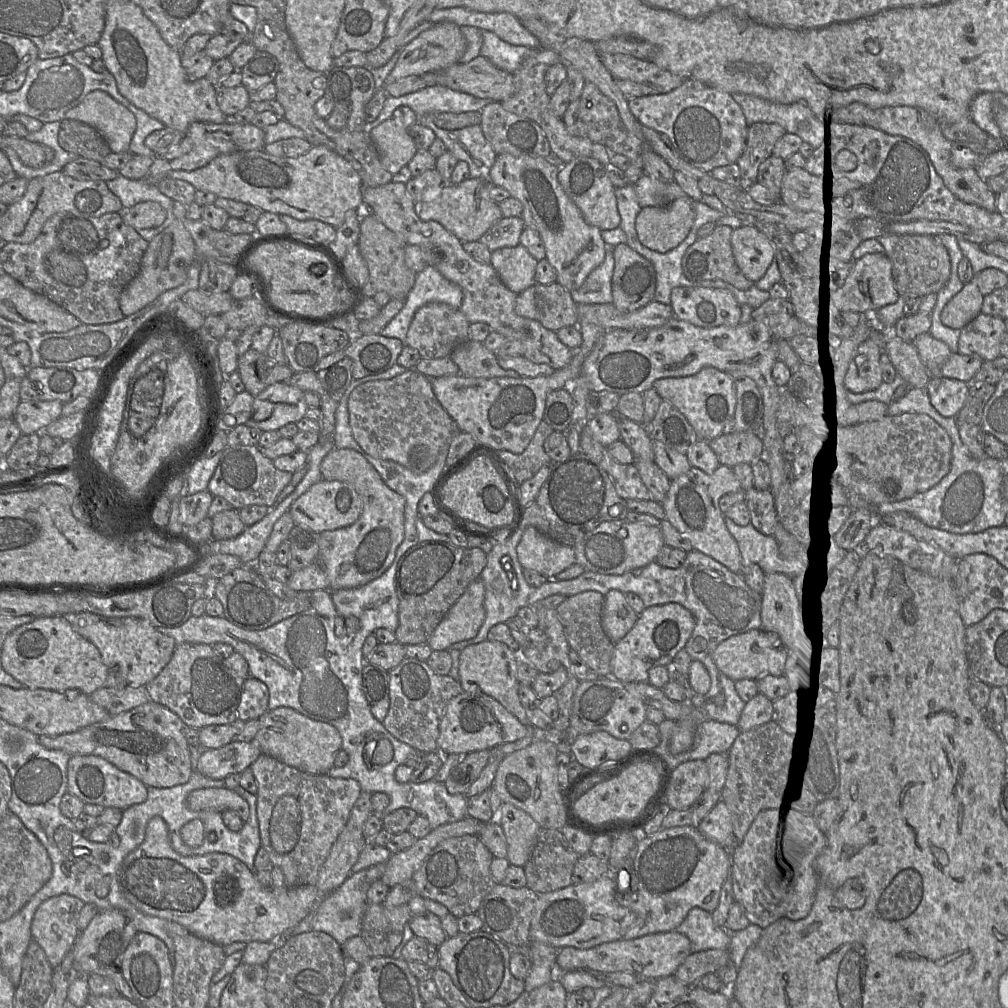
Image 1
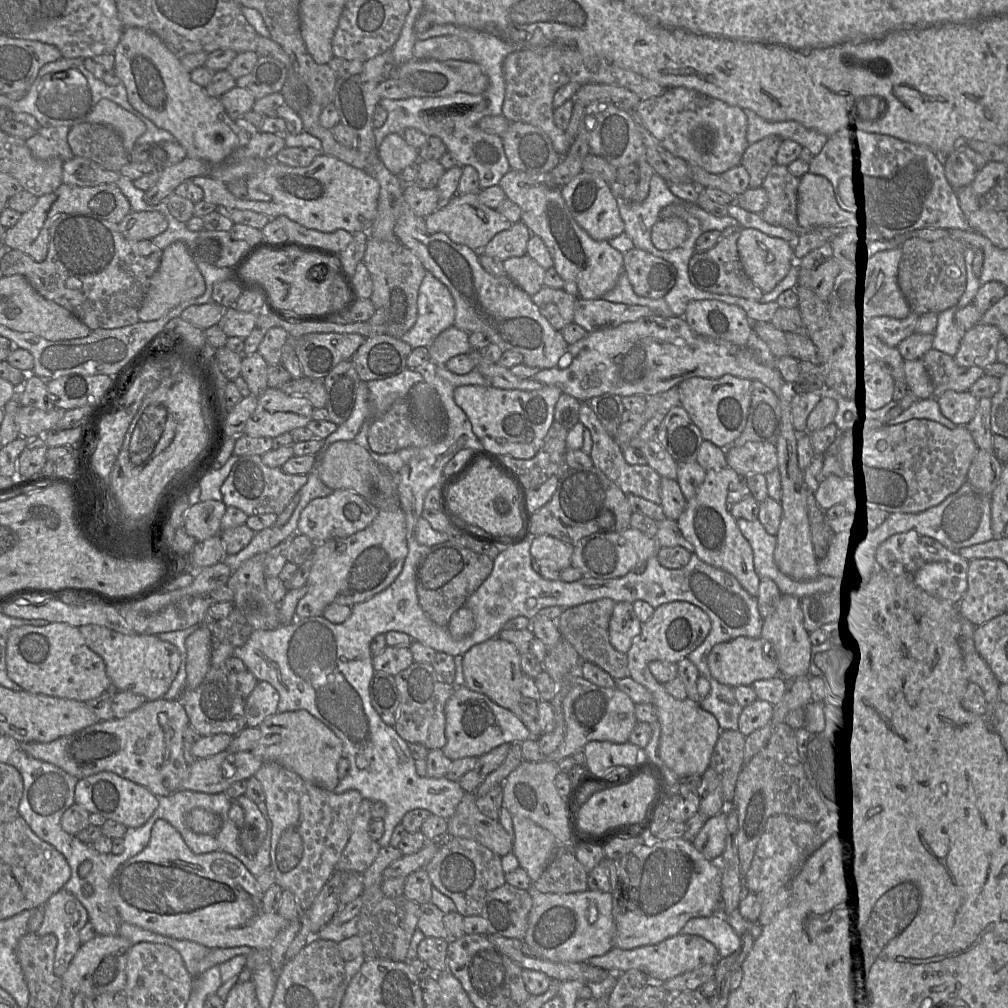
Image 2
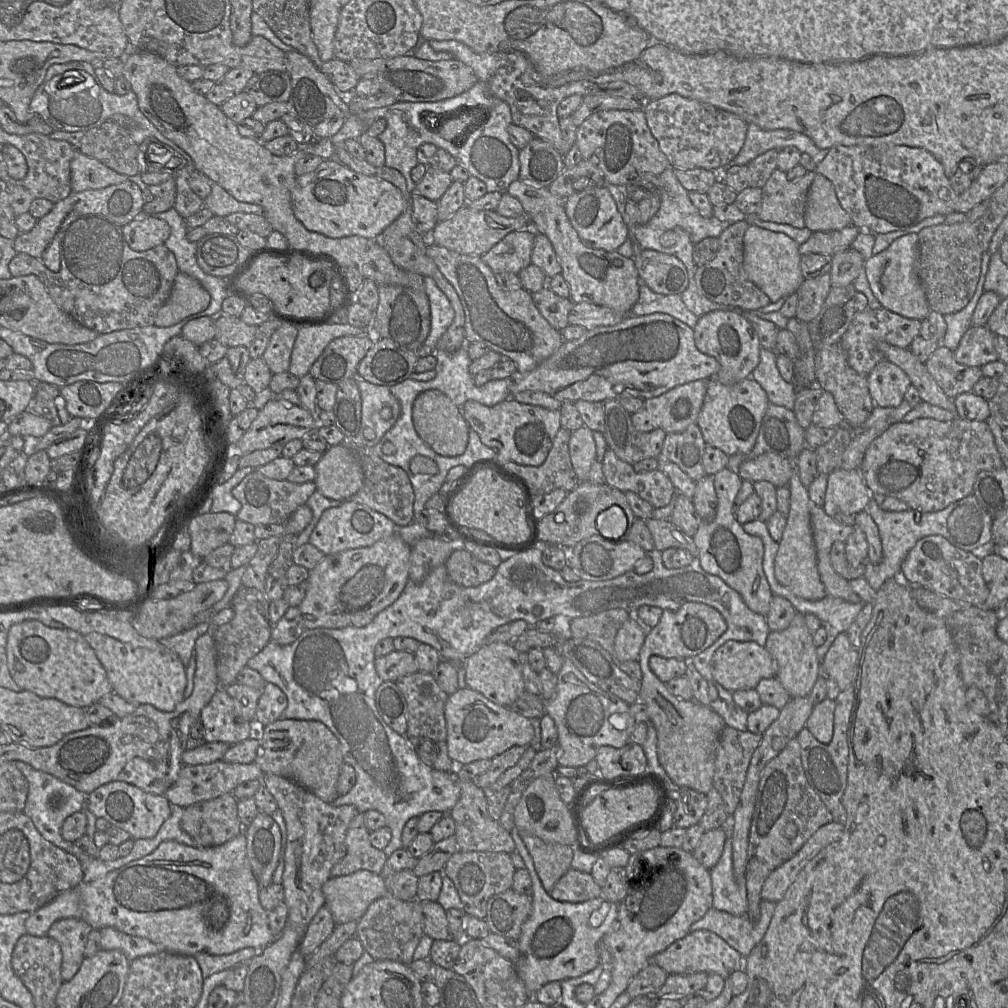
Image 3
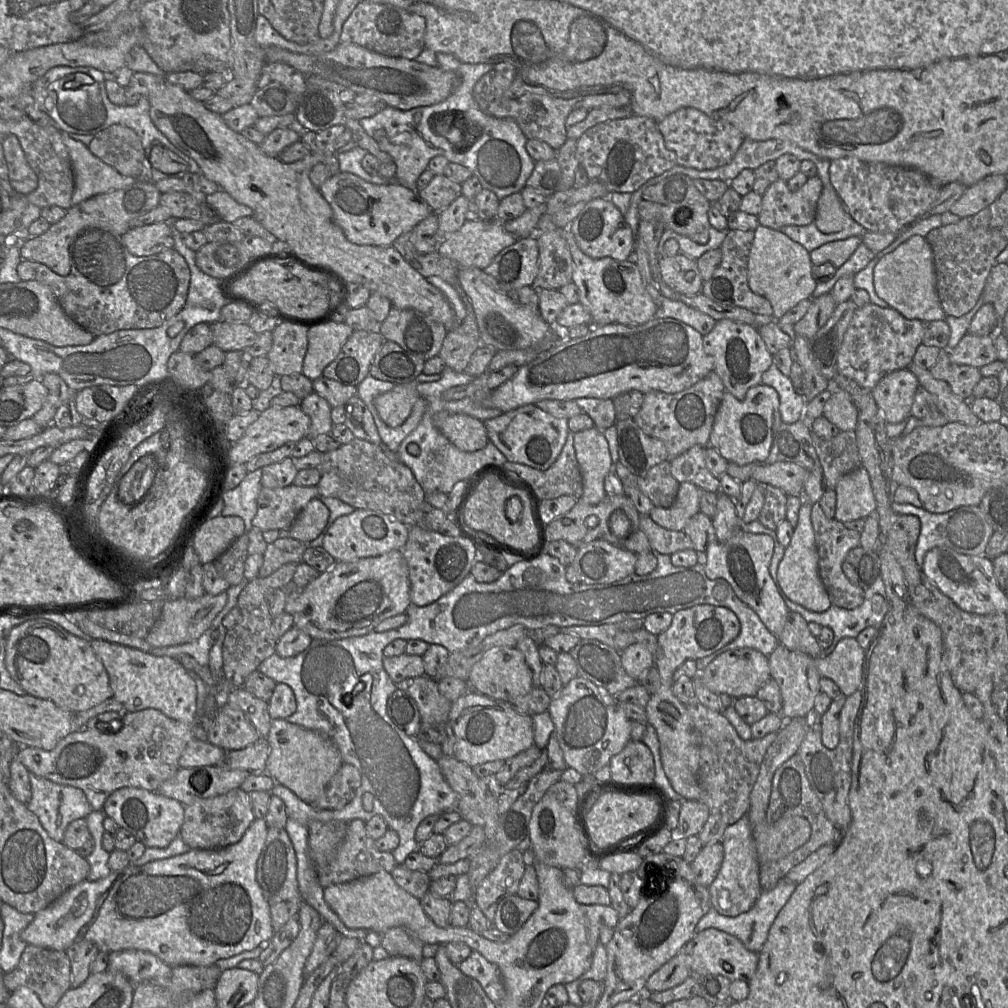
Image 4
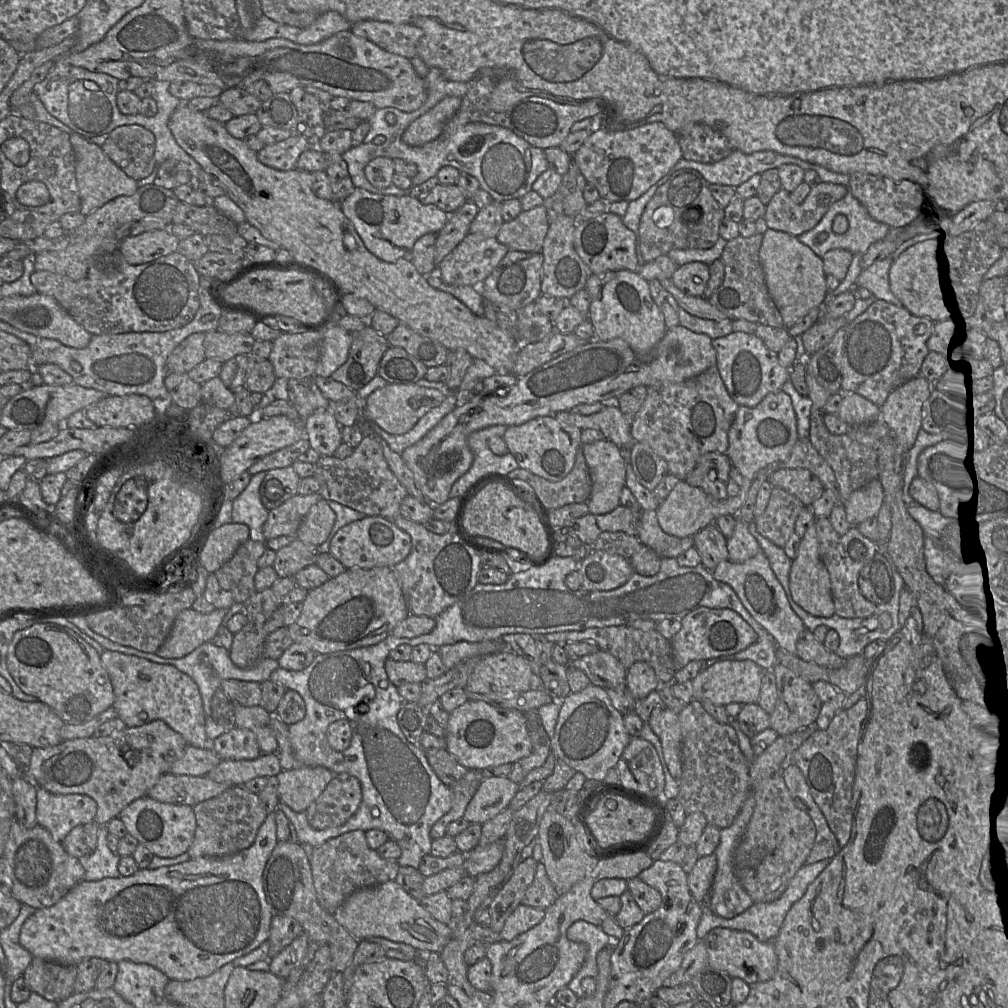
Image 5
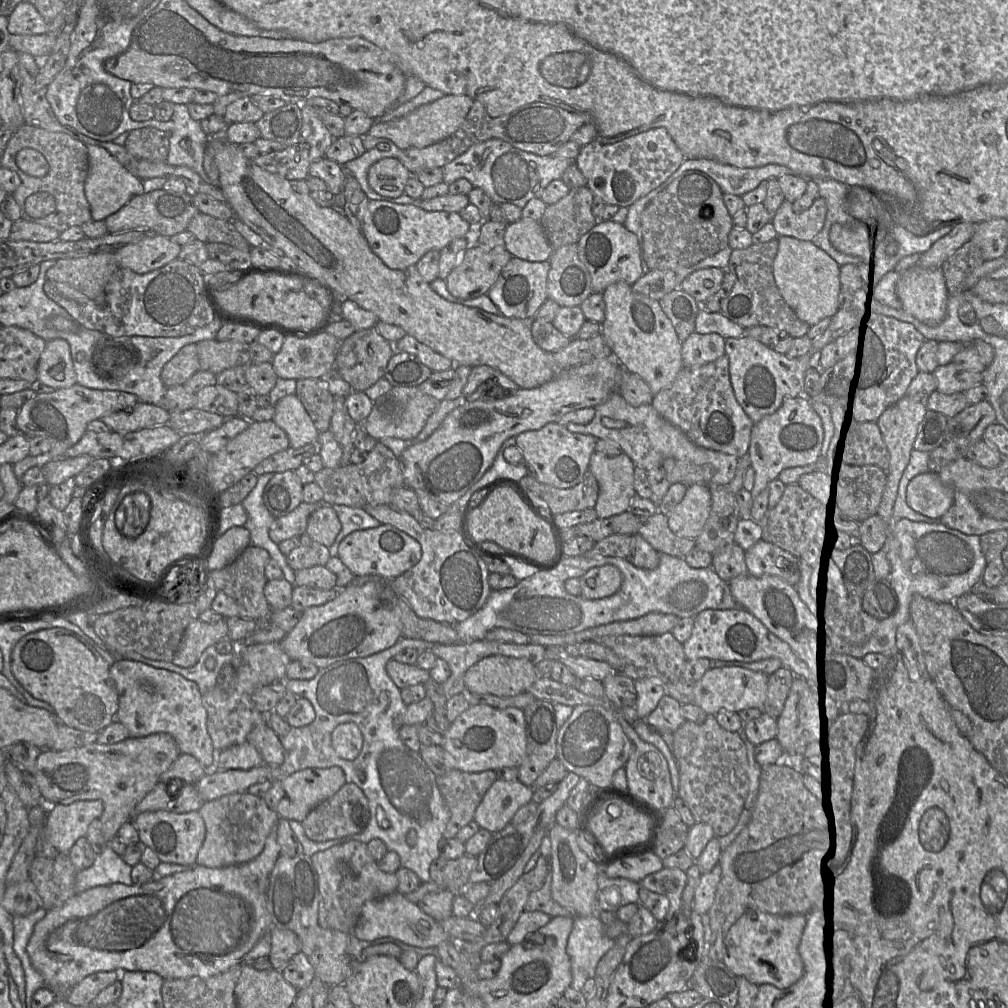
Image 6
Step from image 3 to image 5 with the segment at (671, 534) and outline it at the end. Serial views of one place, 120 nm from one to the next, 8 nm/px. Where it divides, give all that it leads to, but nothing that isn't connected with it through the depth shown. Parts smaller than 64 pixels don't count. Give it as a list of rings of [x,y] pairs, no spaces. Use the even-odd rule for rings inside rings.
[[[656,510],[642,511],[637,537],[660,557],[677,558],[694,544],[693,536],[677,537],[665,533],[658,523]]]

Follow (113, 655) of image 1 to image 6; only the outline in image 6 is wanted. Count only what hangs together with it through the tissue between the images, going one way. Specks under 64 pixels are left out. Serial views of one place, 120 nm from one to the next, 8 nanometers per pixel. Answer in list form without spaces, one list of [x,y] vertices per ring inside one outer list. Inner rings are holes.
[[[118,657],[109,671],[119,700],[116,720],[128,729],[130,737],[167,733],[174,738],[181,754],[194,756],[207,770],[215,767],[216,749],[208,733],[202,694],[195,682],[169,670]]]

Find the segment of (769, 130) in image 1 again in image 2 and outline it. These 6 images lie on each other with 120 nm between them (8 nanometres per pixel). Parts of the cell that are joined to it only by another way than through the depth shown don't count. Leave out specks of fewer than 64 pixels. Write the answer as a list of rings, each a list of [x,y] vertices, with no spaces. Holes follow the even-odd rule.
[[[772,135],[747,146],[740,164],[748,172],[749,187],[762,186],[767,173],[776,164],[776,152],[782,140],[779,136]]]

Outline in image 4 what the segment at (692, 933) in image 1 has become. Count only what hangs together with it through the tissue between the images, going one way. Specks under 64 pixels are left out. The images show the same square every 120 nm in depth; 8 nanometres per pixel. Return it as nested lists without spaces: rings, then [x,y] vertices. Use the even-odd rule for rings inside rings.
[[[786,878],[780,880],[771,890],[762,891],[751,909],[734,917],[721,915],[711,907],[708,913],[697,923],[695,934],[708,928],[714,928],[735,936],[743,943],[747,950],[758,953],[767,939],[769,929],[775,918],[787,903],[797,885]]]

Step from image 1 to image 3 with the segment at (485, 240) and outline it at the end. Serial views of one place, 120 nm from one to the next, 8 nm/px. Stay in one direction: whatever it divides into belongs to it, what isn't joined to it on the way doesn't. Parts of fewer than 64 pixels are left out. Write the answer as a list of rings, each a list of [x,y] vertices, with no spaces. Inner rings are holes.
[[[533,229],[511,232],[481,259],[493,271],[518,273],[532,264],[531,254],[536,232]]]

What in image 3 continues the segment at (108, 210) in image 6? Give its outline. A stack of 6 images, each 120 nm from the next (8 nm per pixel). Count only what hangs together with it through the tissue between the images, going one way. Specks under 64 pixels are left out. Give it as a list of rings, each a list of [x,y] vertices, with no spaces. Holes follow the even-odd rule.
[[[77,149],[70,163],[71,189],[73,192],[95,190],[129,180],[127,175],[119,174],[95,158]]]

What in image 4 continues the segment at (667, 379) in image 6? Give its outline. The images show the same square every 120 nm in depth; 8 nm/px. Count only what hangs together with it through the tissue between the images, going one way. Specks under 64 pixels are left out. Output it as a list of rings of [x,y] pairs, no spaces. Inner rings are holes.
[[[563,228],[563,237],[574,262],[572,282],[578,287],[579,301],[590,313],[593,326],[637,326],[655,318],[658,305],[647,291],[636,263],[609,257],[592,259],[580,250],[569,228]]]

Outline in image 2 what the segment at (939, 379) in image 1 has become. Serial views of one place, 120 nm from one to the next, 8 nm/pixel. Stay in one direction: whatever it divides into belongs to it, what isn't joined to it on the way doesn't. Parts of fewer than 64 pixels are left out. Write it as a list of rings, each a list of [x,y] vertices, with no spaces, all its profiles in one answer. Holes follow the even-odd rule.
[[[943,390],[938,392],[937,401],[941,412],[953,421],[965,424],[971,420],[976,410],[977,399],[968,391]]]

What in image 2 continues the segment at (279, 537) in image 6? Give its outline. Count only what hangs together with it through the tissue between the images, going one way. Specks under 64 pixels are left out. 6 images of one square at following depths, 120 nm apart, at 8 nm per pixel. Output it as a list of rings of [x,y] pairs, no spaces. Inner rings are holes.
[[[251,455],[238,457],[220,490],[227,507],[238,508],[248,516],[267,513],[279,515],[306,482],[307,475],[286,474],[281,468],[266,466],[261,456]]]

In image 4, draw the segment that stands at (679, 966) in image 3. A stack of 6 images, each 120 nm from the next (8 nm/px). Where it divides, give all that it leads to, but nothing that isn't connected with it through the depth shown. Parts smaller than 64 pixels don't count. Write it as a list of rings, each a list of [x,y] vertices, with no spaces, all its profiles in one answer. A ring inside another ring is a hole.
[[[714,928],[695,934],[680,952],[691,958],[691,976],[718,974],[730,981],[742,980],[747,983],[756,972],[759,958],[758,953],[747,950],[738,938]]]

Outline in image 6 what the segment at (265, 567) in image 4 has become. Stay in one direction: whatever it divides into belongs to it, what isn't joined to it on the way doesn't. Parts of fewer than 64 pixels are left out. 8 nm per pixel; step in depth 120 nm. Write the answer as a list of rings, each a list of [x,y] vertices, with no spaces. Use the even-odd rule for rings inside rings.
[[[305,533],[299,537],[299,545],[286,555],[288,565],[294,571],[314,566],[325,566],[331,557],[328,548],[312,540]]]

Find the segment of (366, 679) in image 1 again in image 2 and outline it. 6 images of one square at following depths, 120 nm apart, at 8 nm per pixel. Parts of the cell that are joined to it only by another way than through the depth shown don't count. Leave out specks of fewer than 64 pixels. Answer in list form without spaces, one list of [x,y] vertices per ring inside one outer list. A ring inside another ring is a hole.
[[[375,671],[369,685],[369,692],[373,708],[387,725],[393,727],[399,705],[399,694],[394,676]]]

